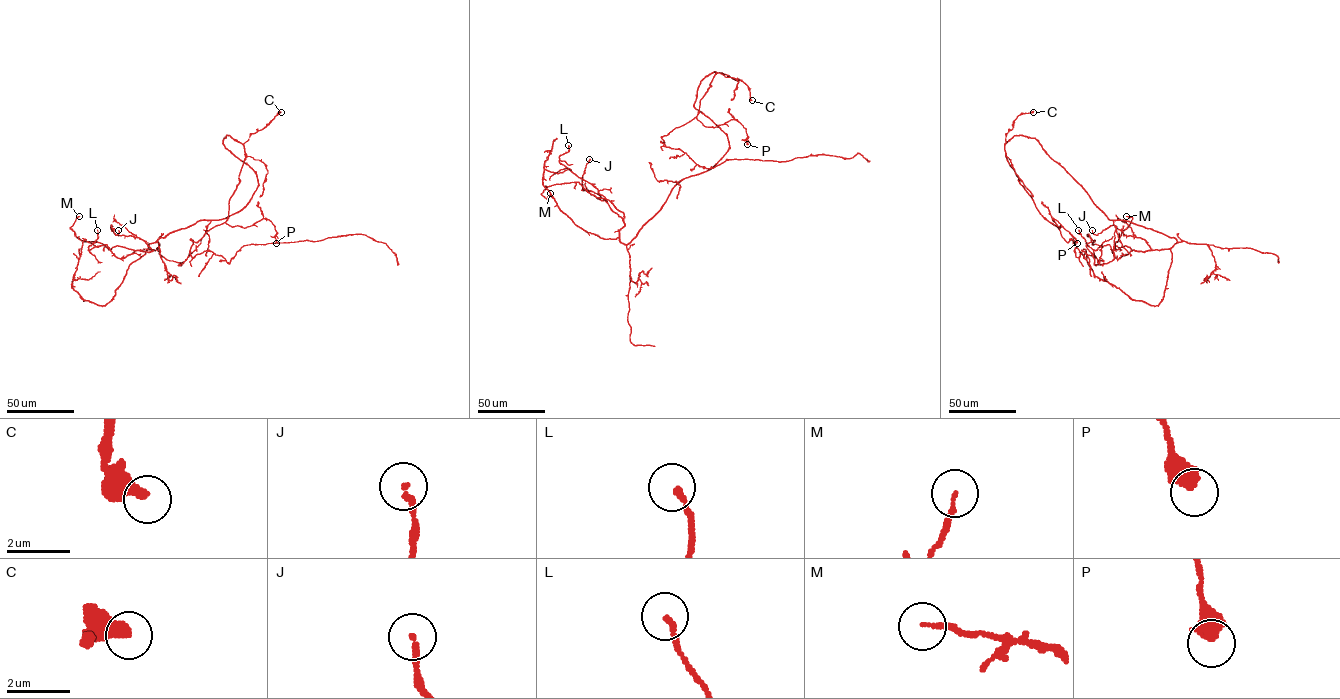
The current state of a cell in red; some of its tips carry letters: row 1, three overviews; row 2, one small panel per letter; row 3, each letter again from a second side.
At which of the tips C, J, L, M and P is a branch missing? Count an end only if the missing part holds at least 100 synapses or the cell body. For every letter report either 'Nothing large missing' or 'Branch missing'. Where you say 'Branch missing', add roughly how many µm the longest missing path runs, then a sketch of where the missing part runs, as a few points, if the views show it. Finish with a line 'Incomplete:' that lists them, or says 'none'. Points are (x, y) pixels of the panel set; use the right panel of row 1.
C: Nothing large missing
J: Nothing large missing
L: Nothing large missing
M: Nothing large missing
P: Nothing large missing
Incomplete: none

